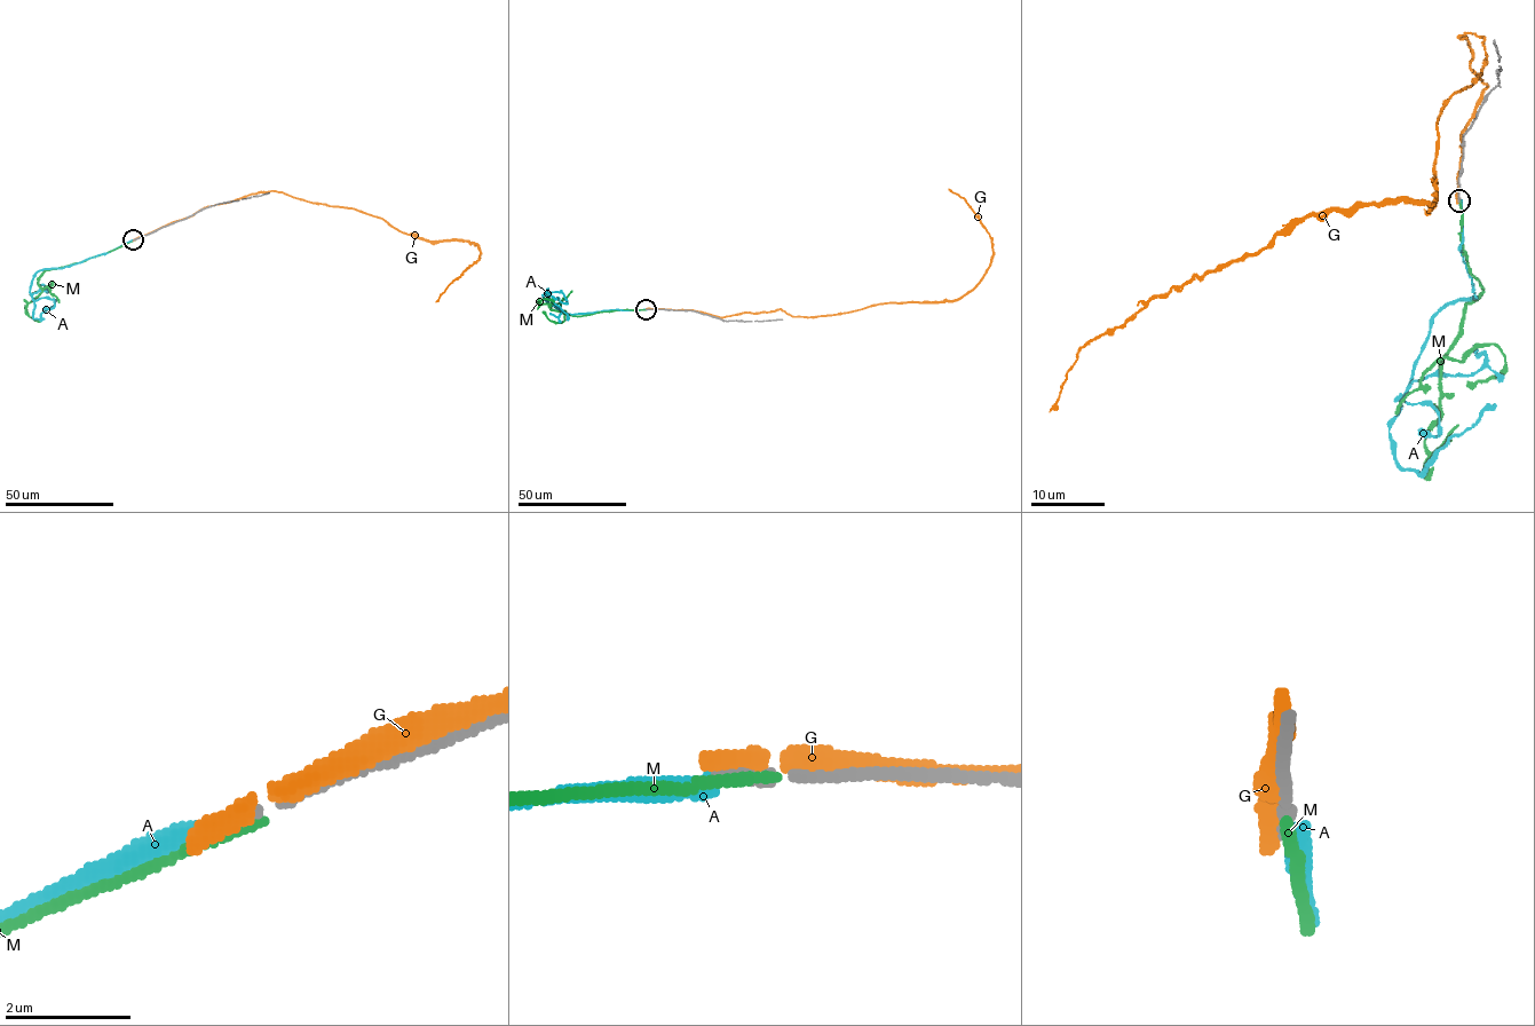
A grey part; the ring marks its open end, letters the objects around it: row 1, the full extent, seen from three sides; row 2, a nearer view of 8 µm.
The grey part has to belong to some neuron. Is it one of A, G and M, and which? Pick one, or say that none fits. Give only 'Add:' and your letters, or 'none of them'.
Add: none of them

